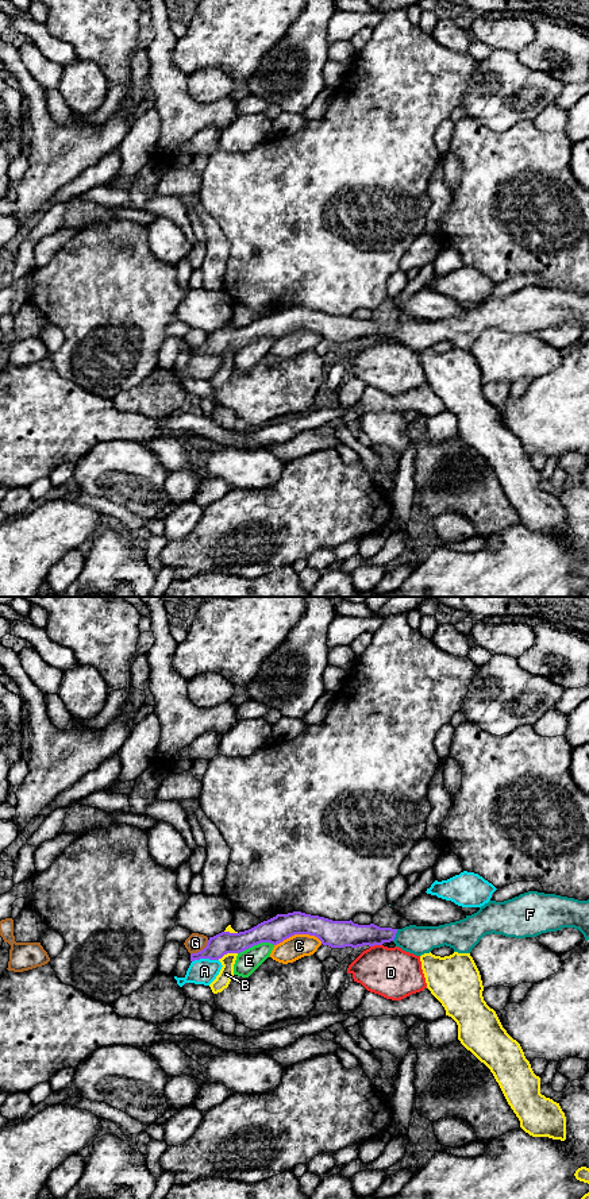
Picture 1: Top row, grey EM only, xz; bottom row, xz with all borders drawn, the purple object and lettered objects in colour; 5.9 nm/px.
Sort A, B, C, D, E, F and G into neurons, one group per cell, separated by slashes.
A / B / C / D / E / F / G

